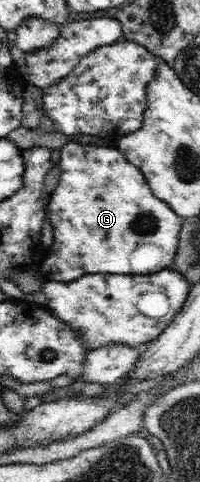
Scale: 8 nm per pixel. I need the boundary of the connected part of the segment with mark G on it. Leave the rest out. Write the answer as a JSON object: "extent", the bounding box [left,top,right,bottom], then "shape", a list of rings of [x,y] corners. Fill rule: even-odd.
{"extent":[39,141,184,281],"shape":[[[78,141],[68,142],[61,150],[60,177],[57,187],[49,195],[45,209],[46,219],[51,222],[53,241],[47,245],[47,259],[39,265],[45,281],[75,280],[85,273],[110,273],[124,275],[147,275],[173,266],[177,253],[181,223],[184,216],[177,213],[165,201],[156,198],[141,170],[112,147],[82,145]],[[137,263],[137,269],[131,267]]]}

